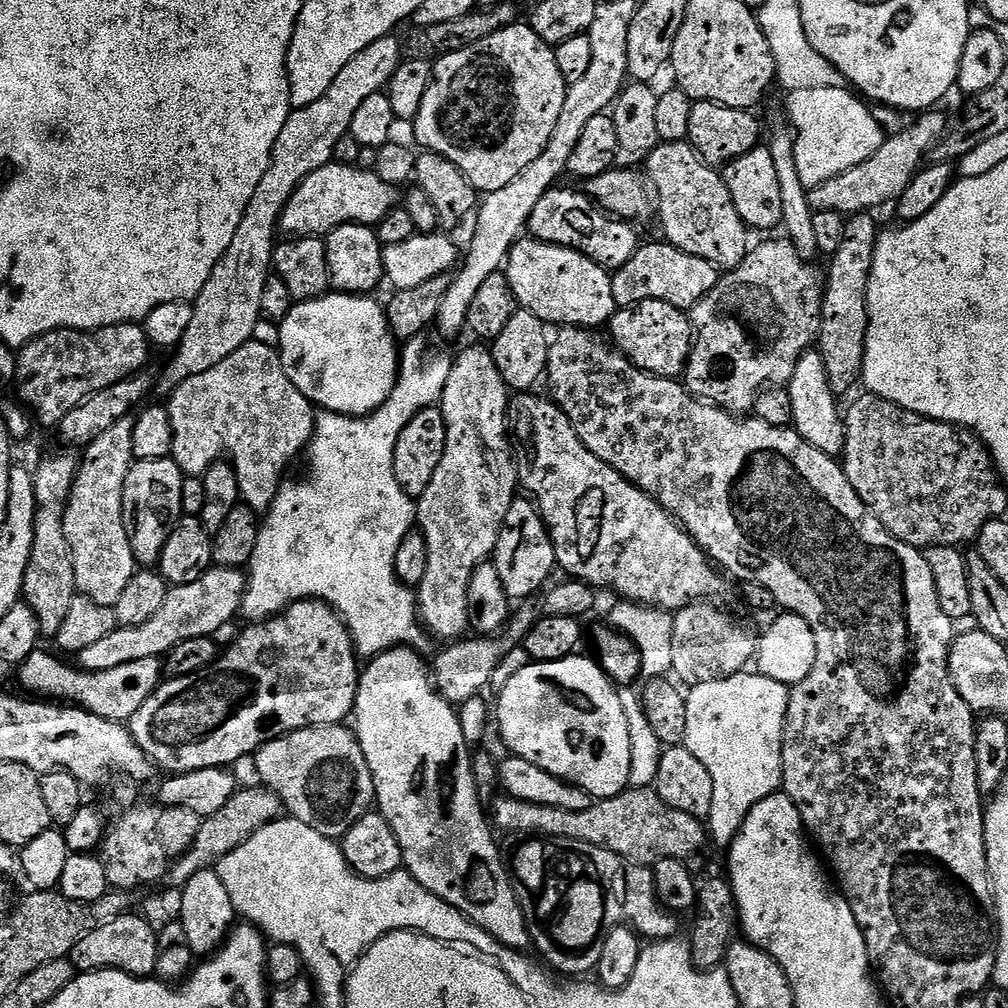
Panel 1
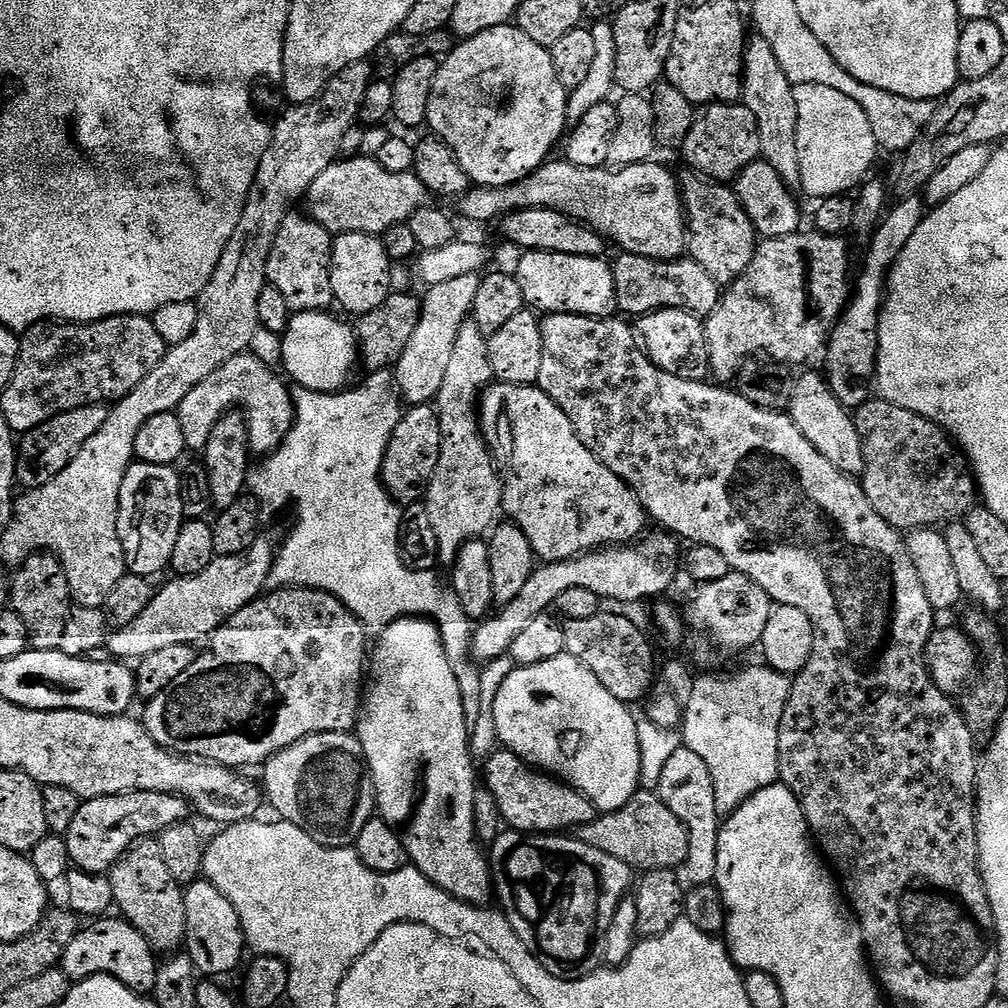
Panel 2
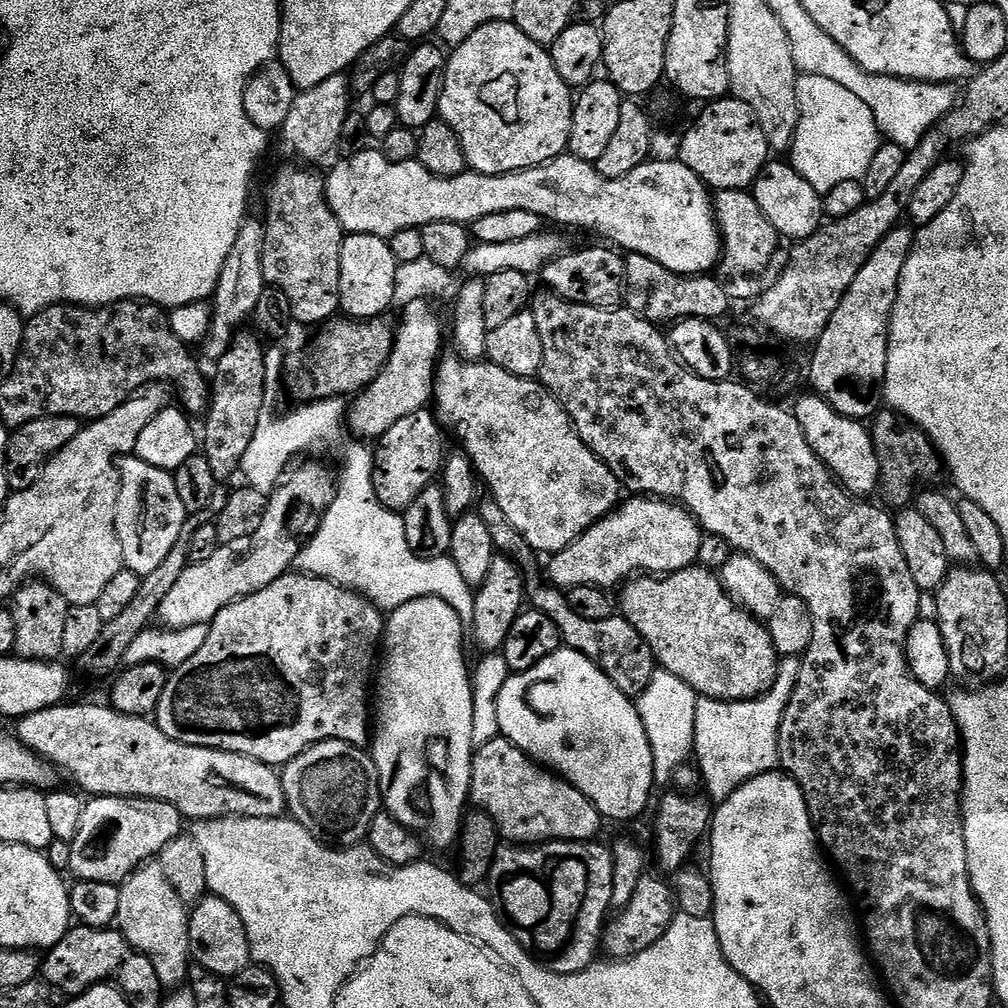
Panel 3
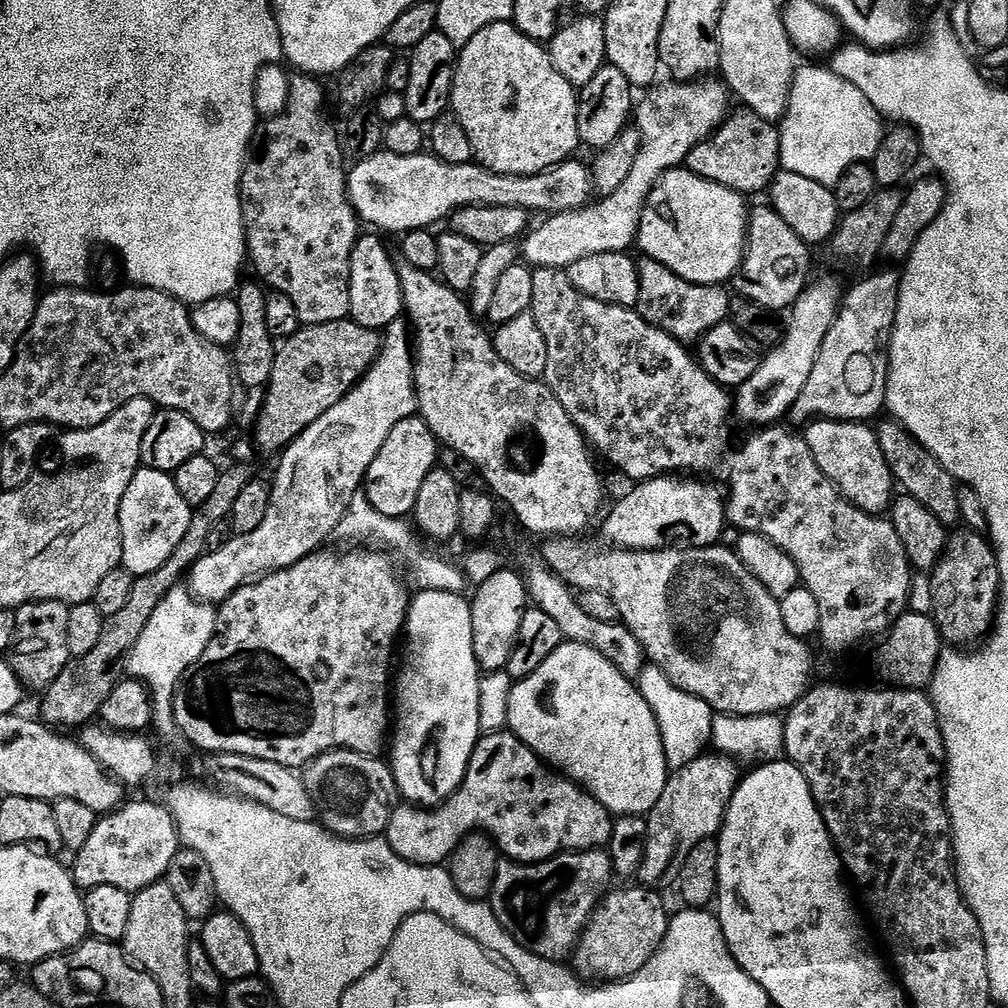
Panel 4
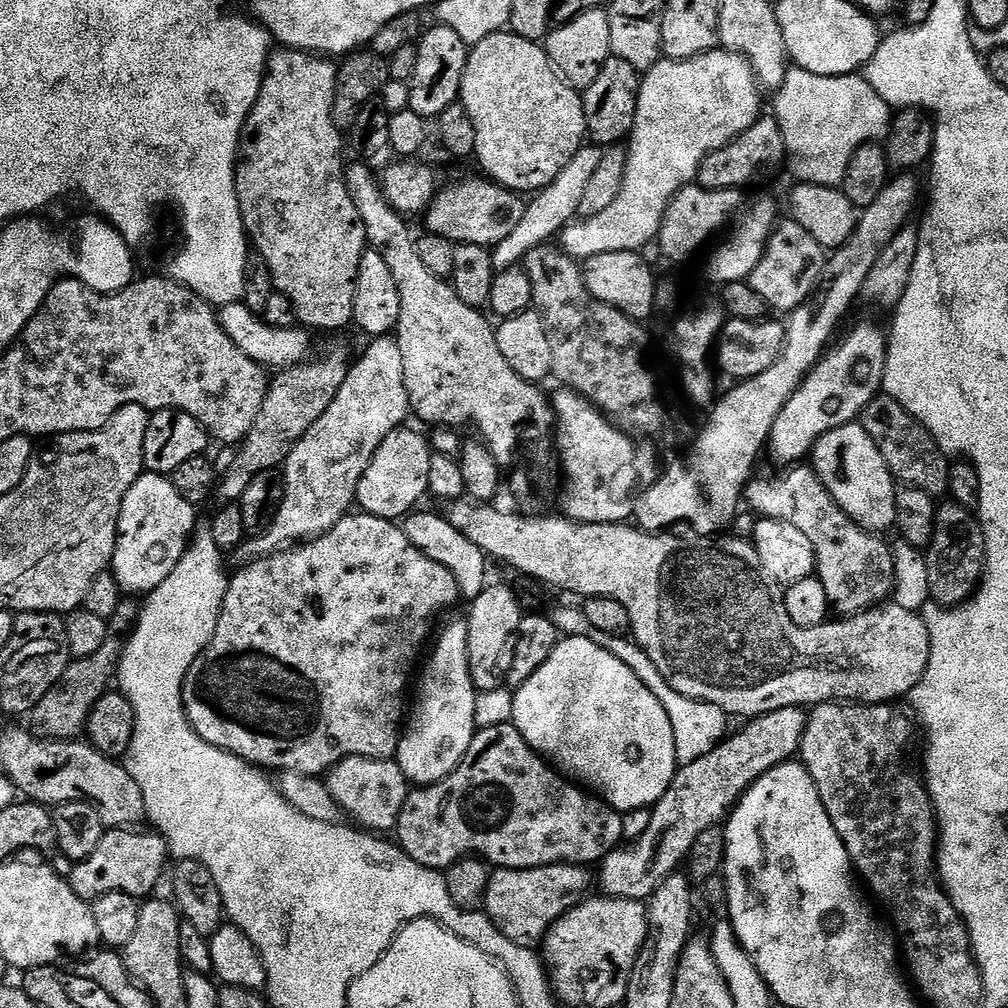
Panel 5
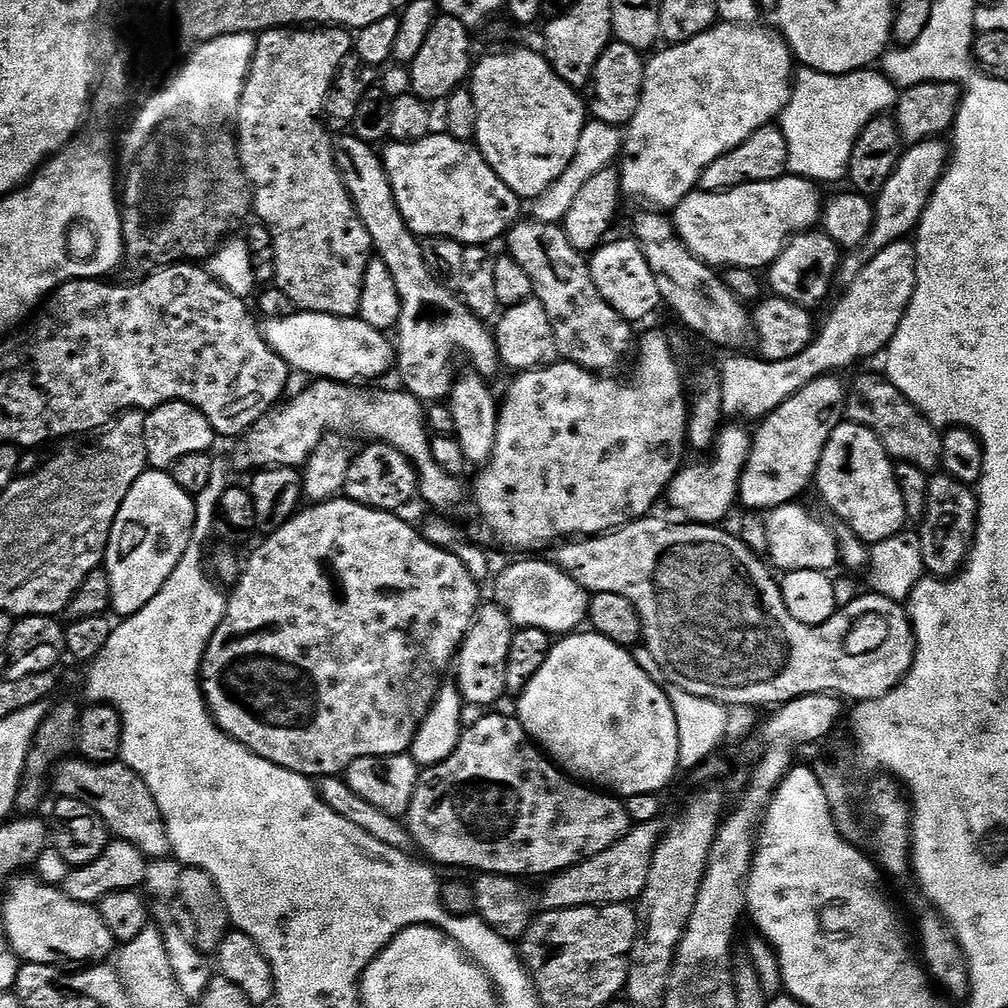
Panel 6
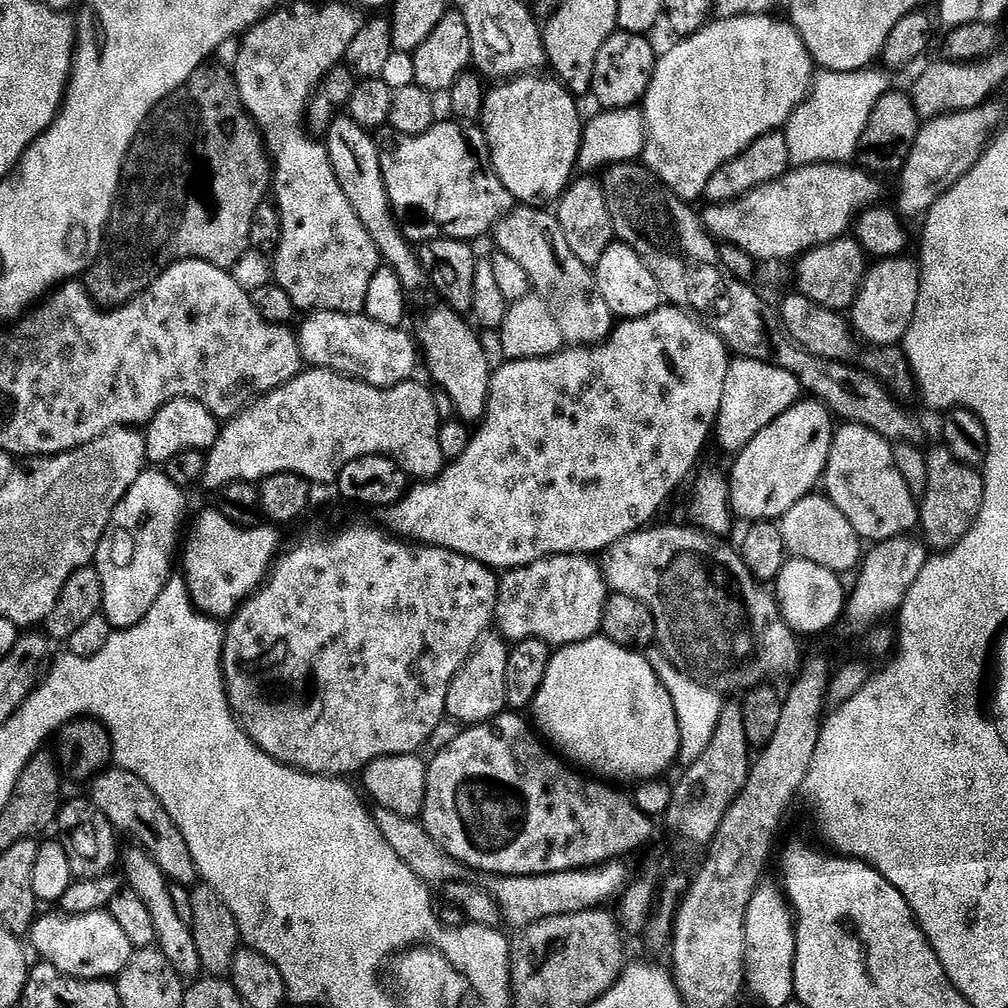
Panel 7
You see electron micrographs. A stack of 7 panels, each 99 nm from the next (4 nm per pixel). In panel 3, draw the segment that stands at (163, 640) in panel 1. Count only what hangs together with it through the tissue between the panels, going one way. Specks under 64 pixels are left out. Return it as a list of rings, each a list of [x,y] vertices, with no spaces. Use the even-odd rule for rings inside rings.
[[[304,464],[295,468],[268,496],[266,518],[262,518],[258,534],[242,538],[242,542],[221,544],[212,557],[206,558],[206,562],[189,563],[182,578],[178,578],[170,594],[166,594],[162,601],[158,620],[165,629],[209,625],[220,611],[235,600],[246,598],[270,586],[270,582],[288,575],[304,545],[320,529],[322,518],[336,497],[333,469],[331,472],[324,464]]]

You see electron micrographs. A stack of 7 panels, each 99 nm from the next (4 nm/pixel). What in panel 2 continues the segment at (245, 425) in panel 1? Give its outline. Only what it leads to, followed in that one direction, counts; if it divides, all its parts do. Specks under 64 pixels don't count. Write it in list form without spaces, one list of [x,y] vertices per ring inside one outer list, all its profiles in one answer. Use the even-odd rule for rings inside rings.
[[[246,351],[230,358],[222,366],[218,366],[218,370],[214,370],[214,374],[210,374],[210,378],[198,382],[198,386],[194,386],[194,390],[190,390],[190,394],[186,394],[186,398],[182,398],[178,415],[182,422],[182,434],[186,438],[186,449],[189,453],[203,453],[206,442],[210,438],[210,430],[214,430],[214,426],[226,412],[233,411],[237,406],[242,409],[244,419],[248,422],[248,443],[253,453],[271,454],[275,452],[276,447],[282,443],[286,434],[292,429],[292,424],[296,421],[292,388],[289,387],[285,377],[279,371],[276,373],[262,357],[252,355],[251,351]]]

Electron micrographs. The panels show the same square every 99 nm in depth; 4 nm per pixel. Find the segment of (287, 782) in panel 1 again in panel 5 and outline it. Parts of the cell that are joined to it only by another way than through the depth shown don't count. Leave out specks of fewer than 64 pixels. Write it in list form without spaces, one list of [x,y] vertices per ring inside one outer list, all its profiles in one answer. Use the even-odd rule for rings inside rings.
[[[351,756],[328,769],[326,783],[345,817],[353,825],[372,834],[388,834],[395,829],[410,791],[409,780],[392,758],[372,760],[369,756]]]

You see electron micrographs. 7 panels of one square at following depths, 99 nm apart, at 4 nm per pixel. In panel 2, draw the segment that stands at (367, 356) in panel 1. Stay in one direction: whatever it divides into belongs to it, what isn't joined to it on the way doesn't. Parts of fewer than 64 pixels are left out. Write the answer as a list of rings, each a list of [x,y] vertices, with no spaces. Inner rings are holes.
[[[328,310],[297,312],[288,323],[282,334],[284,345],[280,352],[284,355],[283,371],[293,385],[315,392],[343,392],[349,387],[351,380],[348,379],[356,364],[358,368],[358,337],[351,323],[347,324],[332,314]]]

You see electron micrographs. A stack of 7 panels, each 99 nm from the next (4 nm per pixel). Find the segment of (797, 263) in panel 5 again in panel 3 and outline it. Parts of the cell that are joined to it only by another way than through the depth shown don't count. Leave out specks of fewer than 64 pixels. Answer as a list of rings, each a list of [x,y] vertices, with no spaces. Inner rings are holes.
[[[739,188],[716,192],[714,207],[722,241],[722,255],[718,265],[718,279],[722,290],[726,290],[729,301],[755,302],[768,289],[768,267],[771,266],[780,244],[782,245],[782,237],[774,230],[774,226],[770,226],[770,221],[766,219],[766,214],[762,214],[751,191]]]

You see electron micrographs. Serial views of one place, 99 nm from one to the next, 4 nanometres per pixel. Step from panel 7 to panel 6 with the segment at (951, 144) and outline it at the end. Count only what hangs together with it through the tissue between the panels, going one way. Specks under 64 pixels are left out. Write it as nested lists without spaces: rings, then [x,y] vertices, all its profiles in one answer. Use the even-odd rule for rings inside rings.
[[[940,138],[924,140],[921,144],[911,145],[905,151],[904,155],[900,157],[890,182],[886,182],[880,195],[875,197],[876,221],[872,223],[872,232],[866,238],[864,247],[855,254],[843,257],[838,273],[841,281],[844,279],[844,282],[851,282],[868,265],[872,257],[878,255],[882,250],[886,250],[886,246],[896,244],[900,240],[908,240],[915,233],[922,214],[928,209],[932,192],[936,189],[940,179],[943,178],[944,169],[948,167],[949,163],[949,145]]]

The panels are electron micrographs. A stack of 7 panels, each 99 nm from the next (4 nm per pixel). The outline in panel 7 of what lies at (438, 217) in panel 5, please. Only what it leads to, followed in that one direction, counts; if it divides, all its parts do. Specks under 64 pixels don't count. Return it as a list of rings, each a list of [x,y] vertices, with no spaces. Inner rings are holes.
[[[441,119],[439,122],[433,124],[429,132],[423,132],[420,136],[407,136],[401,132],[389,131],[387,133],[388,137],[382,140],[383,151],[380,153],[380,161],[382,162],[384,181],[388,187],[388,197],[392,203],[392,212],[396,215],[396,223],[404,231],[404,237],[413,242],[427,242],[430,240],[467,240],[469,242],[476,242],[479,236],[484,236],[487,232],[489,235],[495,229],[496,223],[503,216],[507,215],[508,212],[511,212],[514,207],[510,190],[506,190],[506,186],[502,186],[498,174],[492,169],[490,150],[488,149],[488,143],[486,142],[483,131],[479,127],[465,126],[455,119],[447,119]]]

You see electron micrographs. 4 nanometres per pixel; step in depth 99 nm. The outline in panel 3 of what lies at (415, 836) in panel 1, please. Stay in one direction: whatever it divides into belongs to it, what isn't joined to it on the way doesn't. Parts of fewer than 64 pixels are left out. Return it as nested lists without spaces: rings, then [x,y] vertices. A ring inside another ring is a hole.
[[[428,596],[423,601],[415,600],[406,602],[406,606],[398,606],[391,609],[386,620],[386,627],[382,637],[382,659],[378,664],[378,675],[374,680],[374,731],[370,736],[370,755],[376,763],[376,769],[380,775],[380,790],[382,804],[387,815],[392,816],[402,826],[406,826],[411,832],[423,838],[429,845],[436,848],[448,848],[457,843],[460,838],[460,826],[466,815],[466,809],[470,804],[472,790],[472,758],[474,745],[472,733],[474,729],[474,698],[473,677],[470,675],[470,664],[464,657],[464,636],[466,640],[466,624],[460,619],[460,615],[446,602],[442,602],[436,596]]]

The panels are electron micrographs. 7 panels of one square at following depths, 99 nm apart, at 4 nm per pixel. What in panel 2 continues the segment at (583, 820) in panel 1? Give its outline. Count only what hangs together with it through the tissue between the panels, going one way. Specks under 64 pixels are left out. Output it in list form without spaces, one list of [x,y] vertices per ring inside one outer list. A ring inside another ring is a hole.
[[[643,790],[636,791],[630,798],[630,802],[626,802],[626,806],[613,812],[600,812],[594,818],[594,822],[586,822],[581,828],[575,829],[574,836],[575,839],[586,842],[586,846],[594,846],[594,850],[602,850],[602,854],[610,854],[610,858],[618,858],[618,862],[626,862],[626,866],[630,866],[640,874],[663,868],[675,870],[680,864],[686,862],[689,849],[687,828],[679,820],[678,815],[666,806],[656,792]]]

